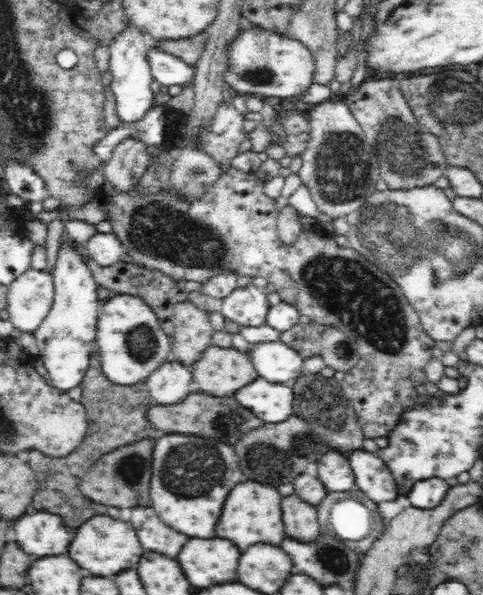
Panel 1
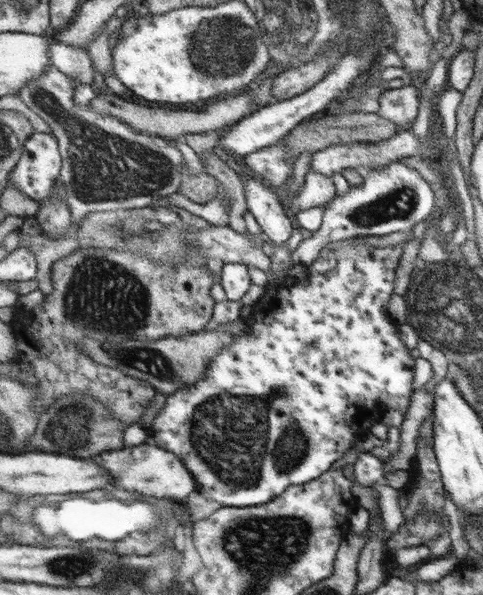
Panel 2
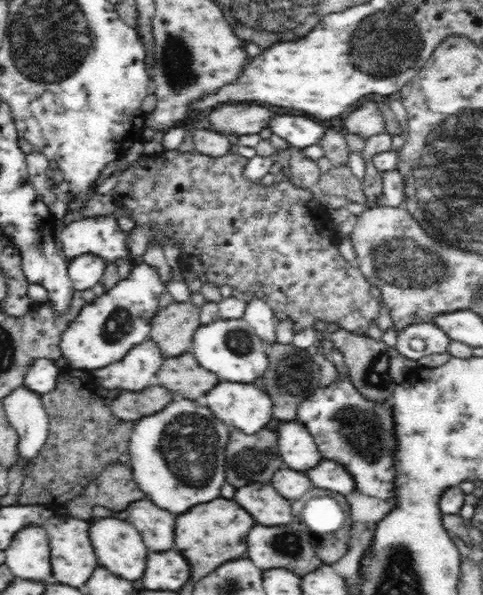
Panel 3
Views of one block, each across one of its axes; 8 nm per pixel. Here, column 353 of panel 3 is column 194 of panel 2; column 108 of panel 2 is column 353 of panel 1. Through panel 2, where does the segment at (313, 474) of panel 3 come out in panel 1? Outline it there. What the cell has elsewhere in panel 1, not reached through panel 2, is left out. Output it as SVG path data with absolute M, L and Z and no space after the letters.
M360 450L350 453L348 459L356 474L357 490L368 494L374 503L394 501L402 495L396 477L380 456Z

